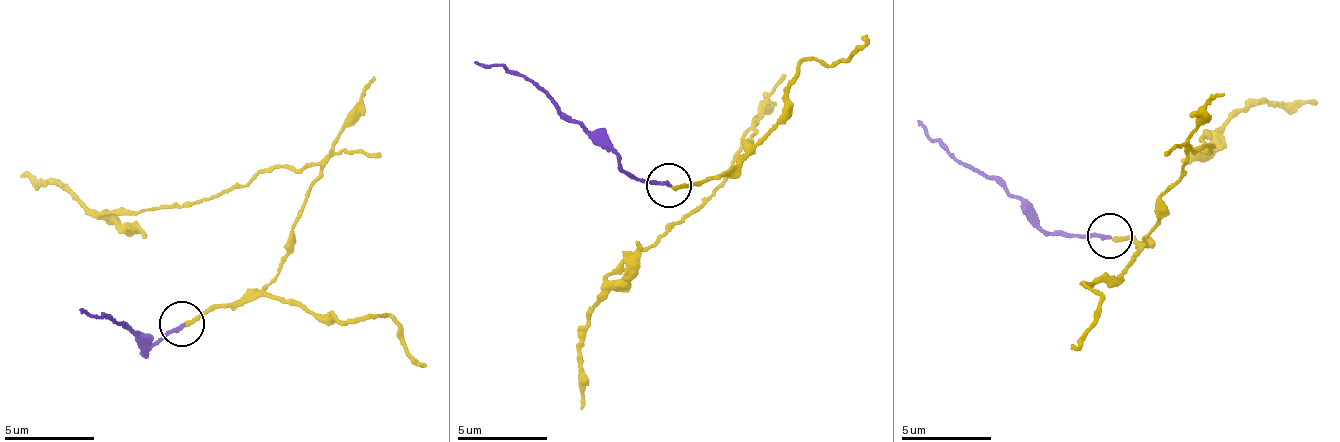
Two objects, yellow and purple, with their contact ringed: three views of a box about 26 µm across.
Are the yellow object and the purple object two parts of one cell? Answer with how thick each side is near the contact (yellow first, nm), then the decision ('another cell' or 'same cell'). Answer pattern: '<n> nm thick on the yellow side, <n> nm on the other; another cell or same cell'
220 nm thick on the yellow side, 200 nm on the other; another cell

